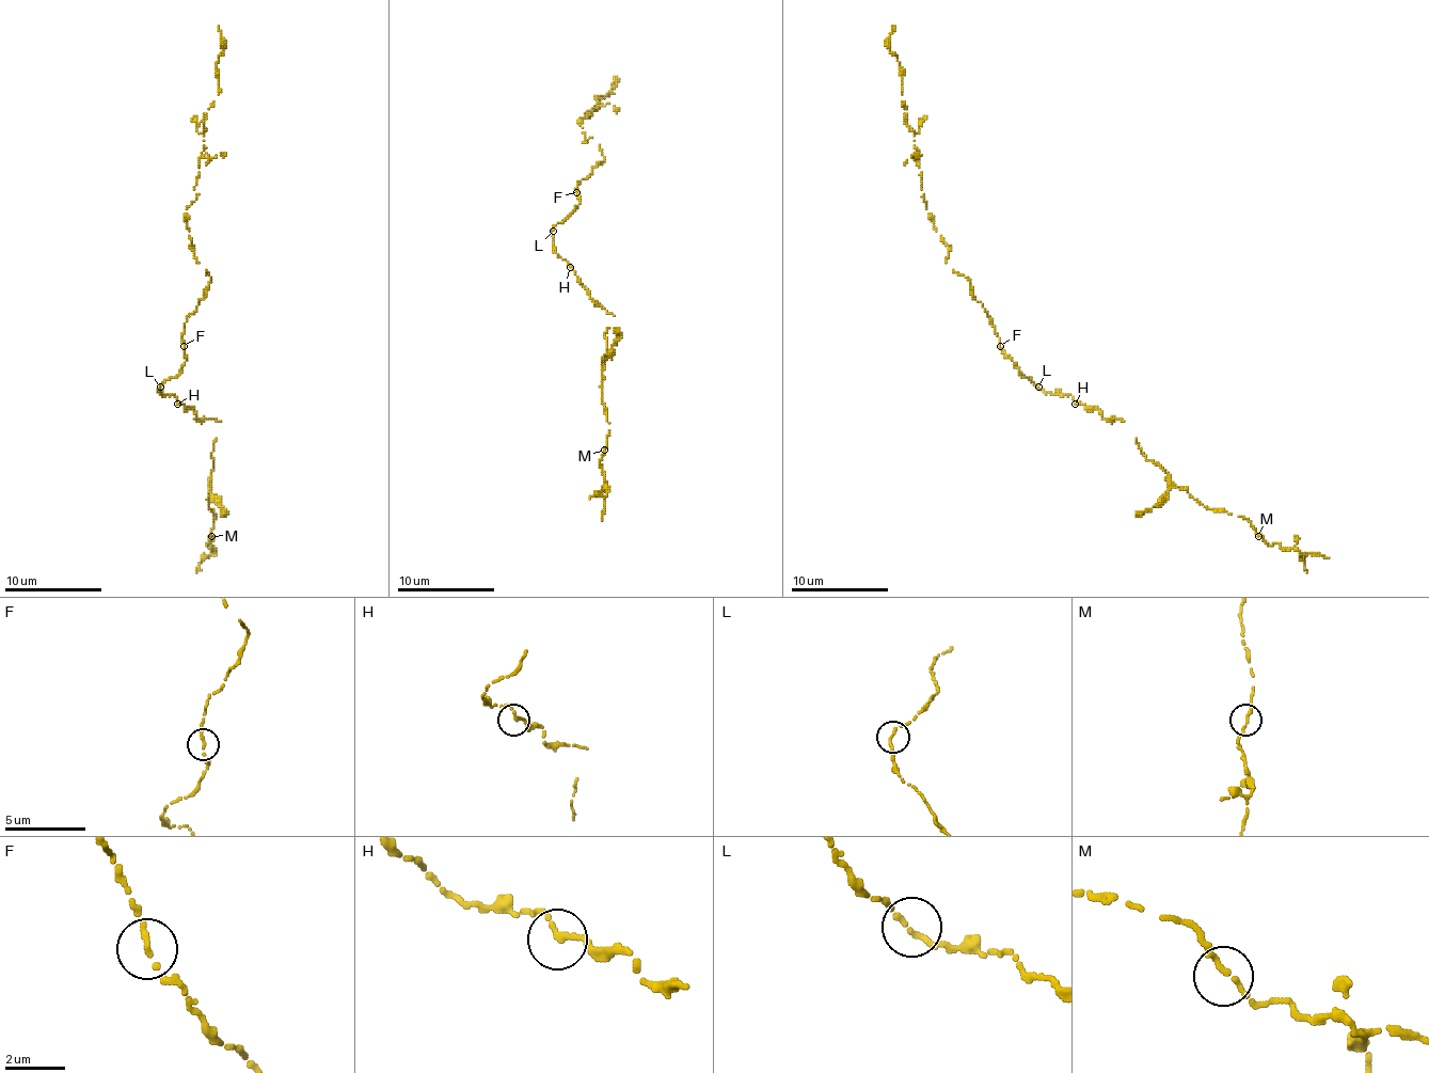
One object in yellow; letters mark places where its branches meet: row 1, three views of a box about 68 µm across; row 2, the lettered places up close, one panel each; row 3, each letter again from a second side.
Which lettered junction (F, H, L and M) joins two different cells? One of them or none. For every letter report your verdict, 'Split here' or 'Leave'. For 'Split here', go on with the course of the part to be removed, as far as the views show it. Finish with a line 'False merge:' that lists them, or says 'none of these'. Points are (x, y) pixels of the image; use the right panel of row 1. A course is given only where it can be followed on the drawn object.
F: Leave
H: Leave
L: Leave
M: Leave
False merge: none of these

